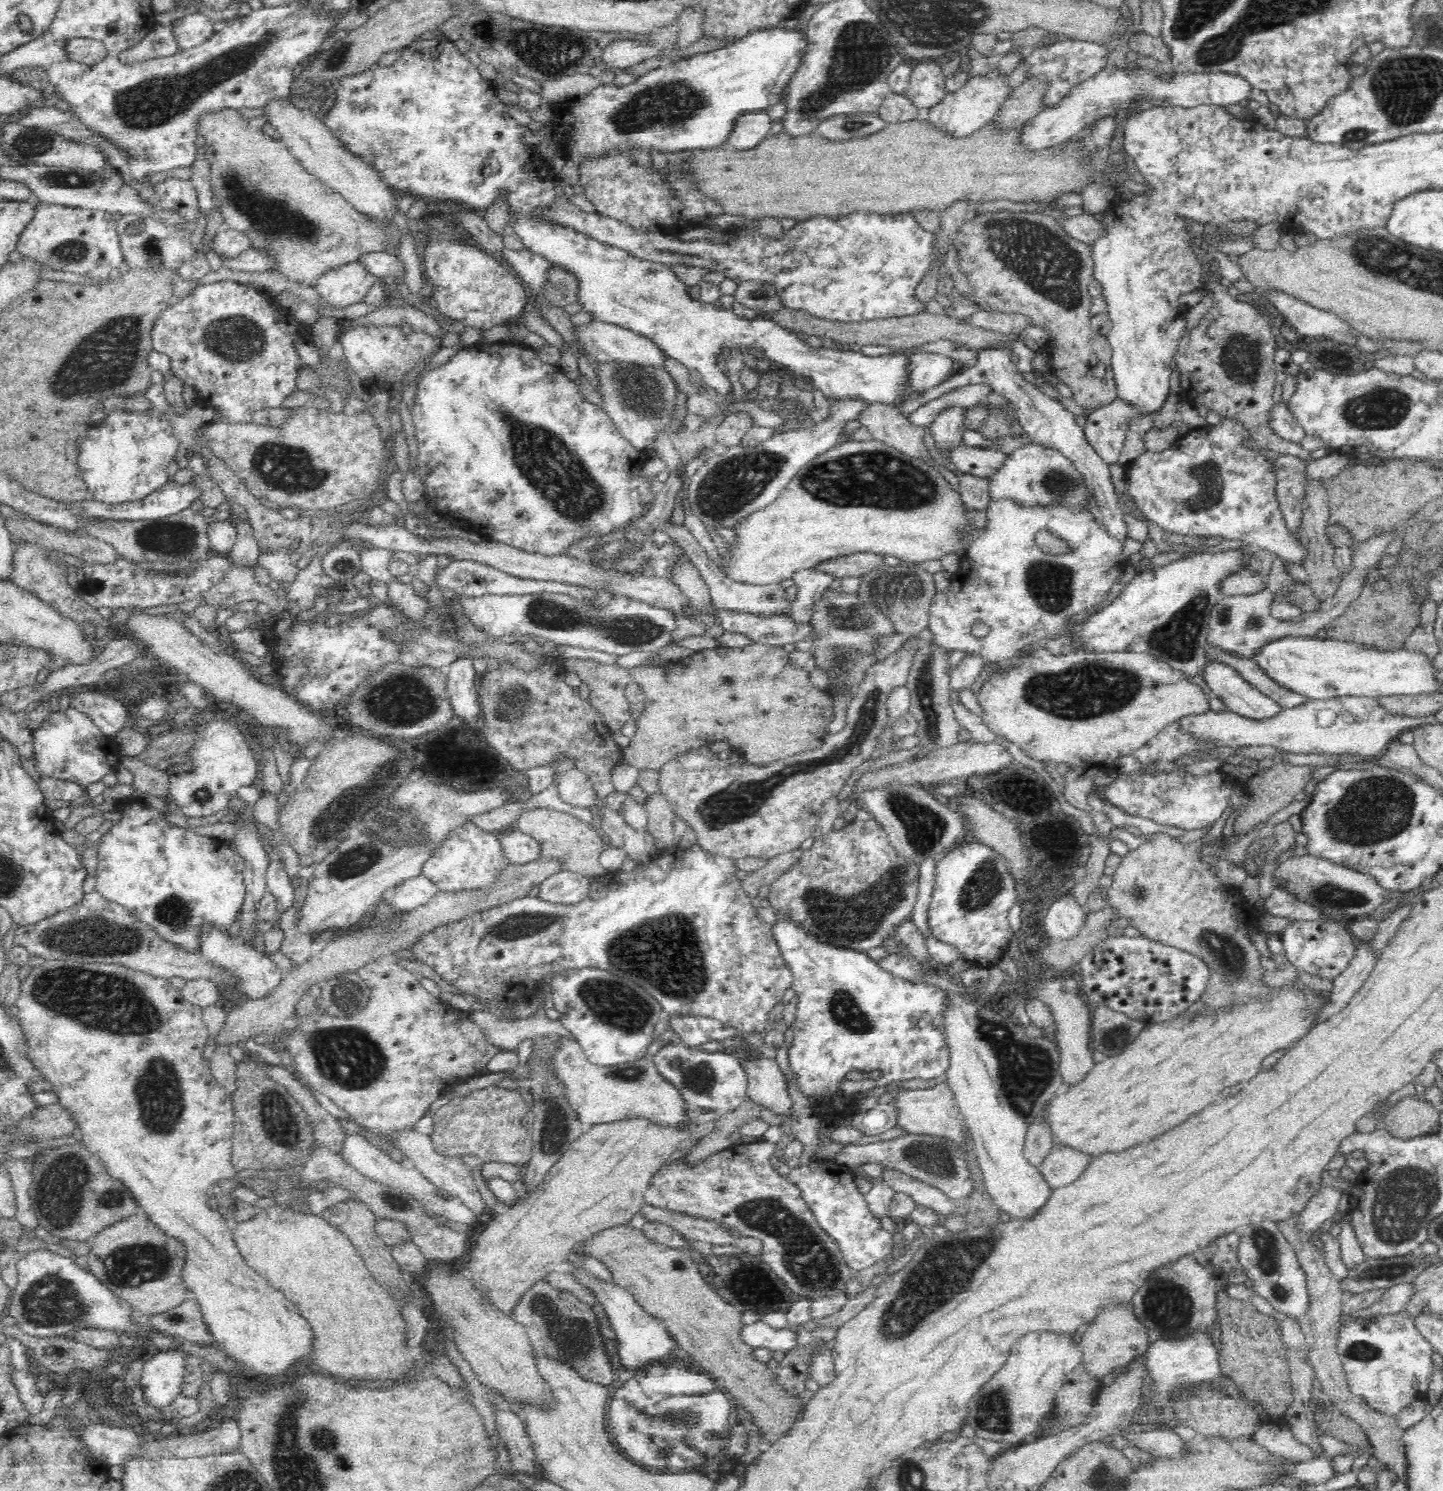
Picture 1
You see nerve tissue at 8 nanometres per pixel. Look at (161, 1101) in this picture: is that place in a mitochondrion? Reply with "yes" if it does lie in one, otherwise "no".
yes

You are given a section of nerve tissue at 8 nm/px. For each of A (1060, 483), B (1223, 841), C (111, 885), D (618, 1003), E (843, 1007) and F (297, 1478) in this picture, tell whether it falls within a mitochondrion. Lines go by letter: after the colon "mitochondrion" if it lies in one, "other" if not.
A: mitochondrion
B: other
C: other
D: mitochondrion
E: mitochondrion
F: mitochondrion

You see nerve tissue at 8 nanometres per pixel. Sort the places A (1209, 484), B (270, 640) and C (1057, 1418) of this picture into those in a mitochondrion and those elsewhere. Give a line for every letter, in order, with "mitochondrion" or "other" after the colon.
A: mitochondrion
B: other
C: other

